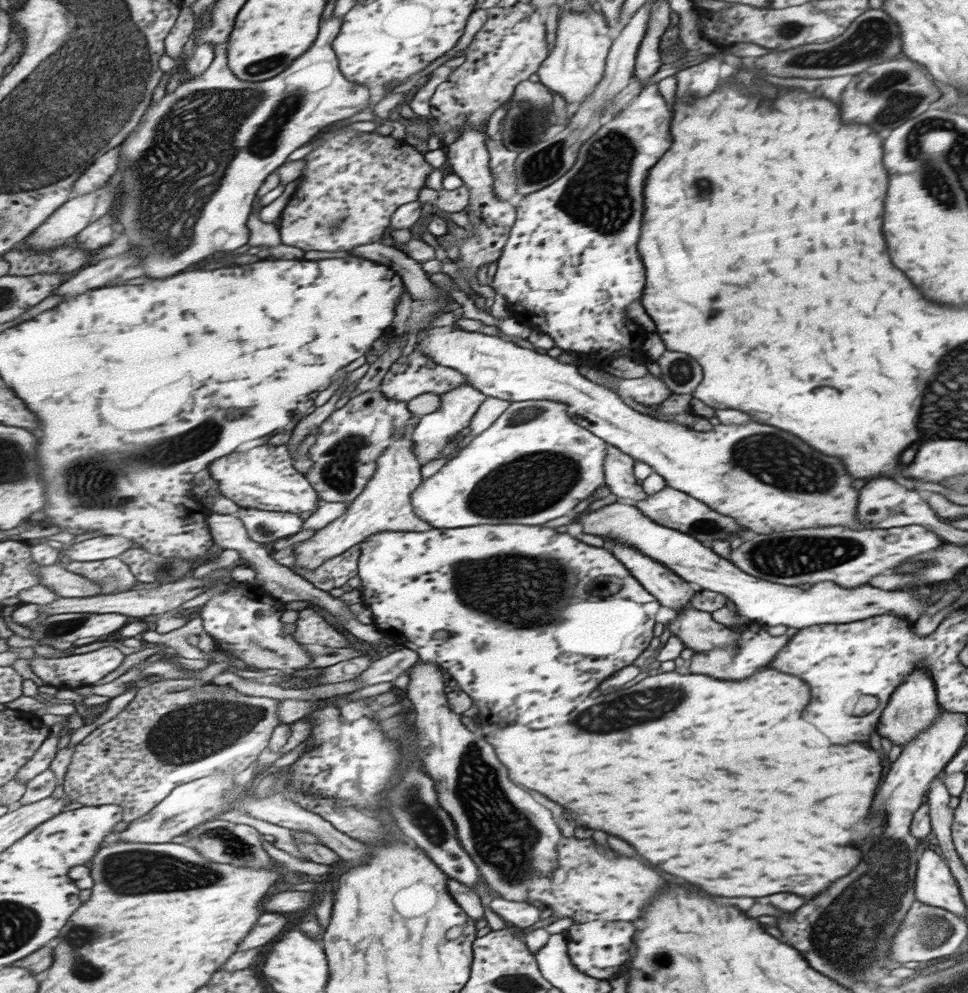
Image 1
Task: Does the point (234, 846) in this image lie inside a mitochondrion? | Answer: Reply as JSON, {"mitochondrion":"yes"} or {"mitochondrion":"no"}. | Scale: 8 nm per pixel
{"mitochondrion":"yes"}

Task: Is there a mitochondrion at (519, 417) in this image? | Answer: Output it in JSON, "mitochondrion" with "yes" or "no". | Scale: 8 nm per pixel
{"mitochondrion":"yes"}

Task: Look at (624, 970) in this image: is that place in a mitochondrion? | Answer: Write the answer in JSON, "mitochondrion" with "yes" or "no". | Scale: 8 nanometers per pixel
{"mitochondrion":"no"}

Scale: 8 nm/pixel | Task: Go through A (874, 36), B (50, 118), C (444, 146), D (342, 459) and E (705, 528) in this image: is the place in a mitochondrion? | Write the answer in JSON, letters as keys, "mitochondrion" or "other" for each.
{"A":"mitochondrion","B":"mitochondrion","C":"other","D":"mitochondrion","E":"mitochondrion"}

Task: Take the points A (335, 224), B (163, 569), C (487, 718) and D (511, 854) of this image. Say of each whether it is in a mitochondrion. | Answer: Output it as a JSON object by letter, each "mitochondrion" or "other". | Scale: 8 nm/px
{"A":"mitochondrion","B":"mitochondrion","C":"other","D":"mitochondrion"}

